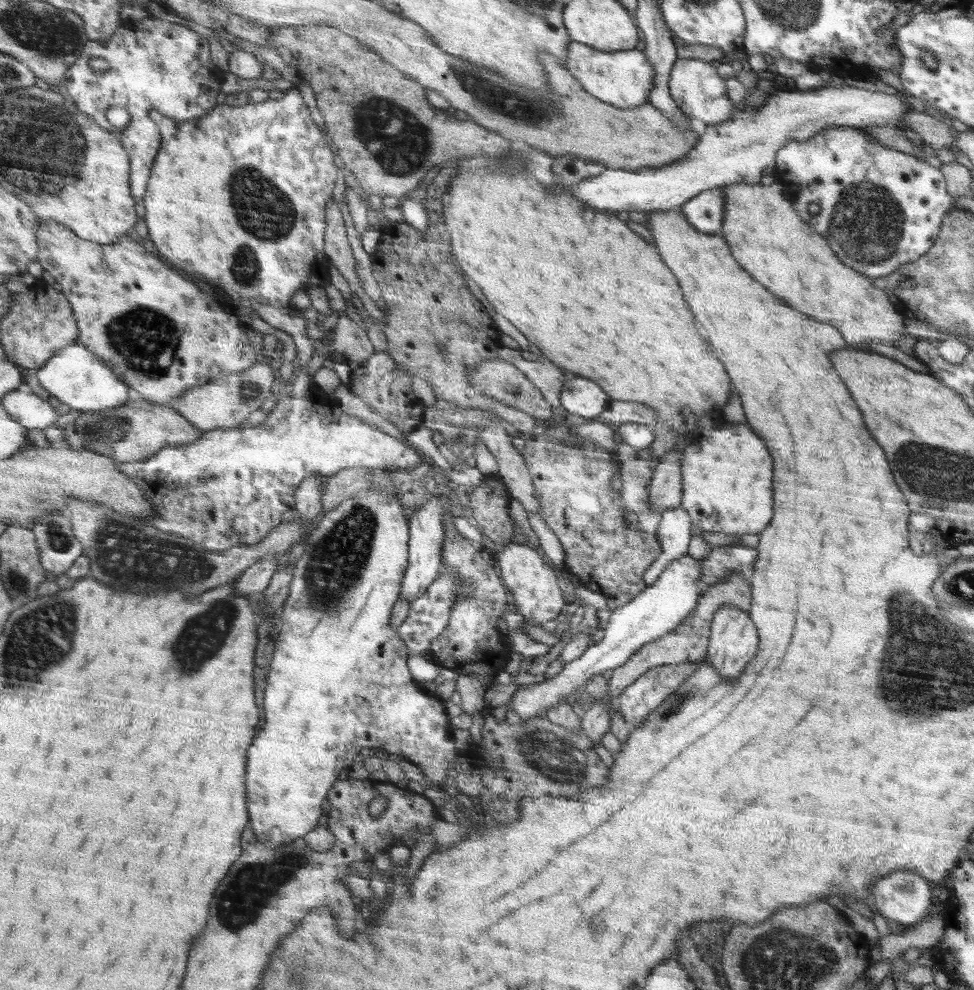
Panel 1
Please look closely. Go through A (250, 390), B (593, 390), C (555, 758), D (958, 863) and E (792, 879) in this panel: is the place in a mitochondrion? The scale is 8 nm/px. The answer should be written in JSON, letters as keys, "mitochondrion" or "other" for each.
{"A":"mitochondrion","B":"other","C":"mitochondrion","D":"other","E":"other"}

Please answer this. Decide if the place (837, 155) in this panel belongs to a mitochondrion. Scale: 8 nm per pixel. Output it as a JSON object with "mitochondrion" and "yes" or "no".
{"mitochondrion":"no"}

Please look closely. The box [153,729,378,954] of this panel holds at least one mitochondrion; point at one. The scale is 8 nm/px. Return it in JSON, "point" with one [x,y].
{"point":[254,884]}

